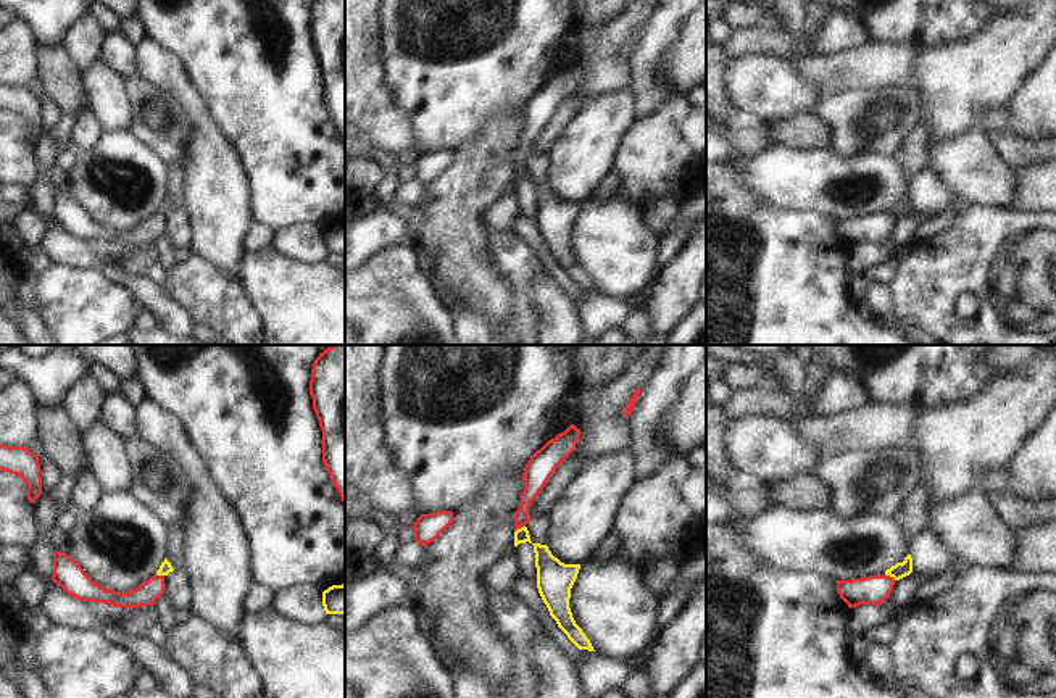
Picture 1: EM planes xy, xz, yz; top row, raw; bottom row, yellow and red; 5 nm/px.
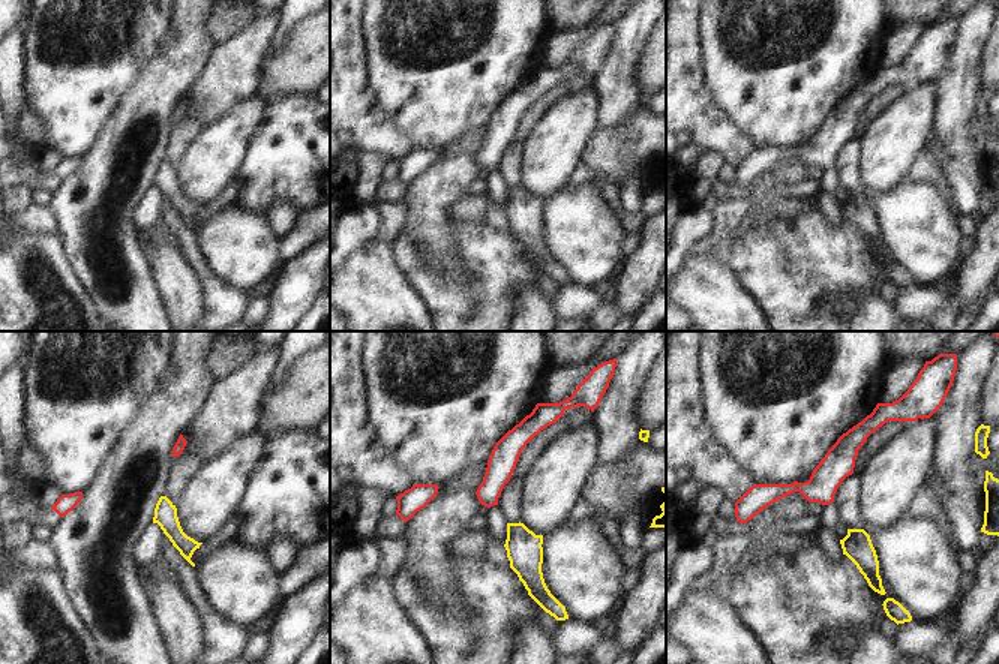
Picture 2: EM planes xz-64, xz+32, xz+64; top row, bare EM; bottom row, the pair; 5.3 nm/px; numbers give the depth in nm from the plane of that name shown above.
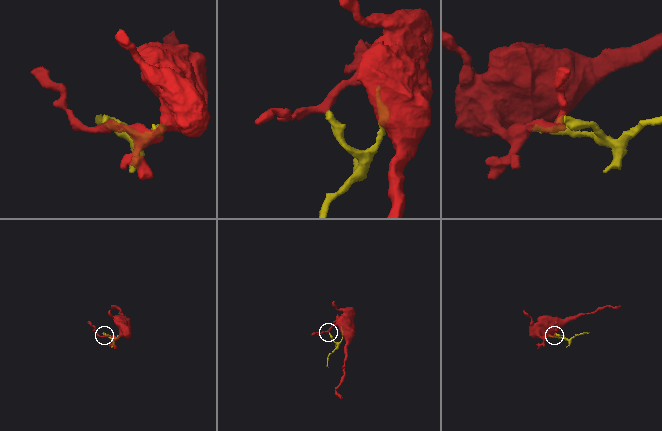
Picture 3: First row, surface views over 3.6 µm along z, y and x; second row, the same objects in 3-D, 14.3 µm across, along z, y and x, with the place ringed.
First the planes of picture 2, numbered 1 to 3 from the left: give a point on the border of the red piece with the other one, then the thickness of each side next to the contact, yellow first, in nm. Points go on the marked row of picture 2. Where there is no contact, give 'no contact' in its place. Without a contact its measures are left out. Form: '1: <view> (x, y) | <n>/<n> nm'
1: no contact
2: no contact
3: no contact

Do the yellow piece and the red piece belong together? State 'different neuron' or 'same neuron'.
different neuron

